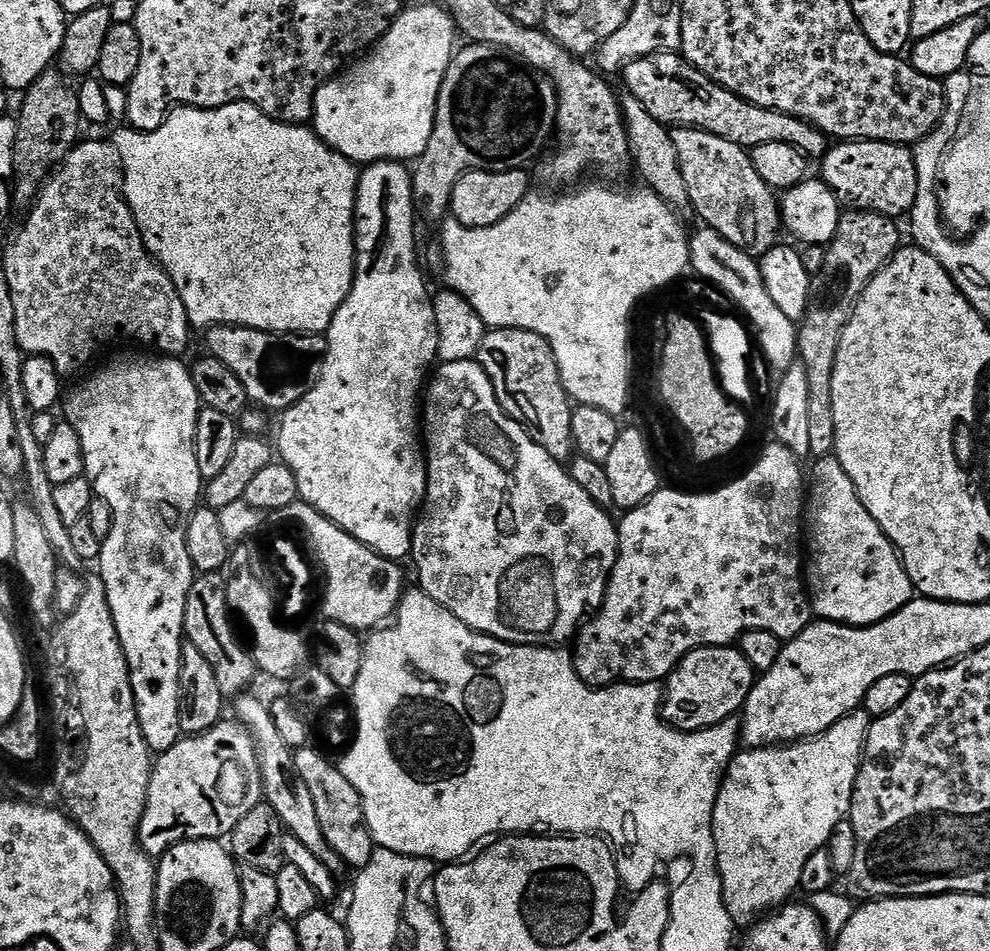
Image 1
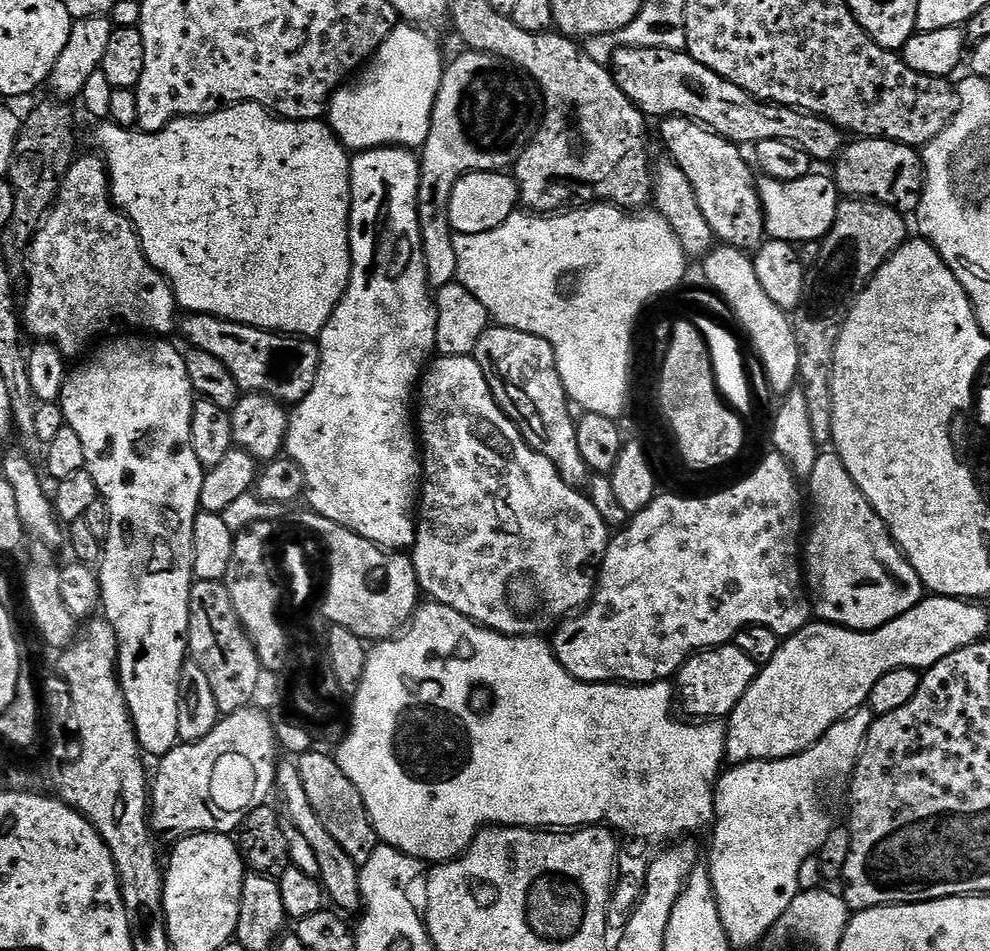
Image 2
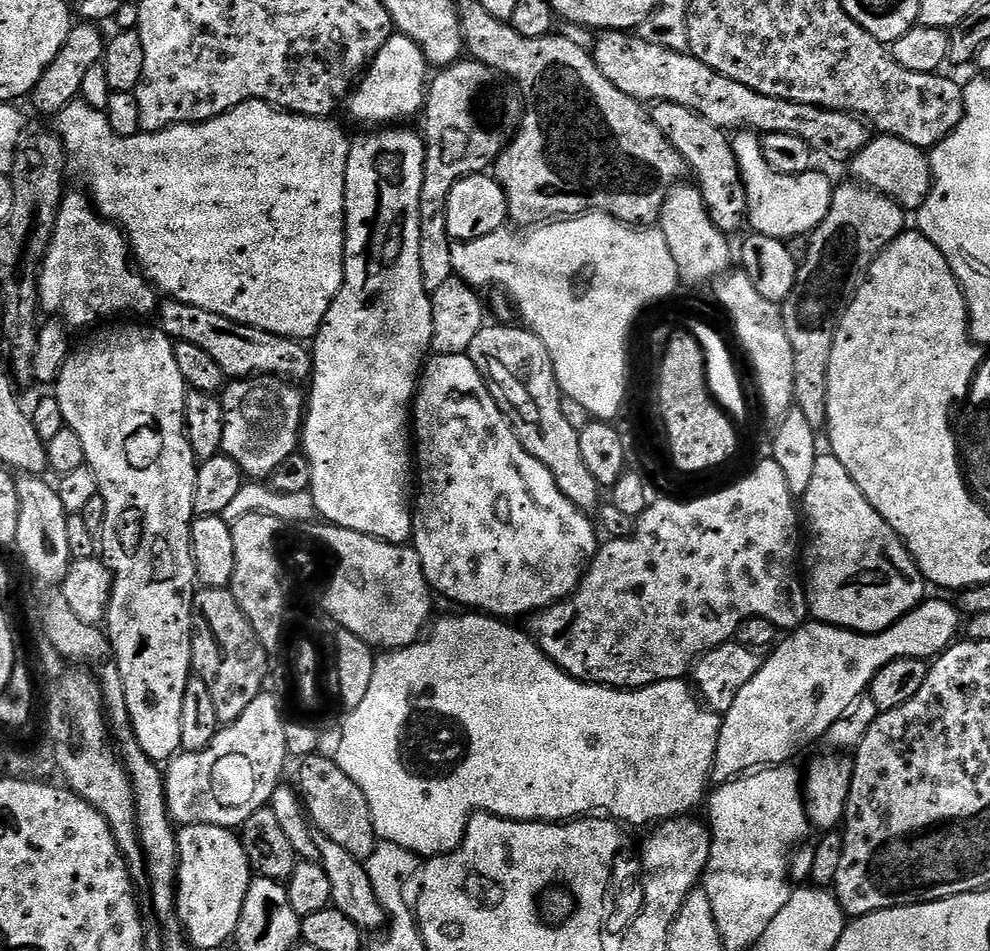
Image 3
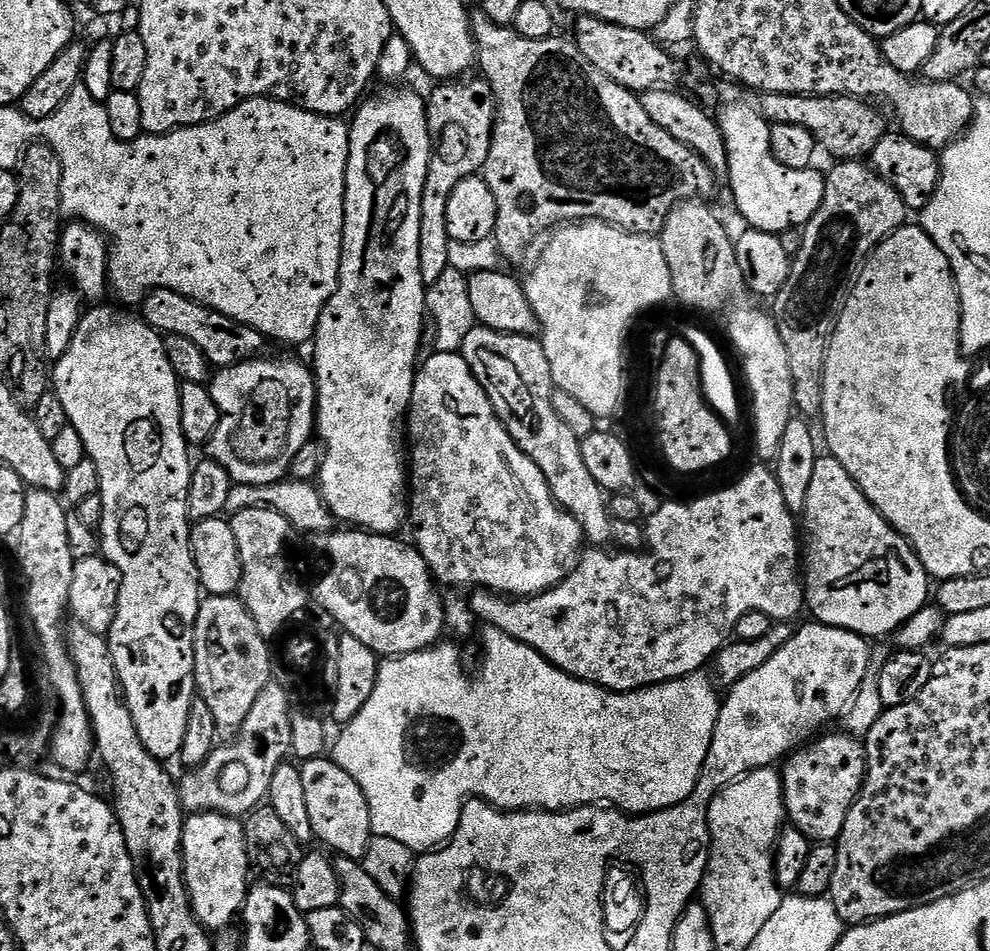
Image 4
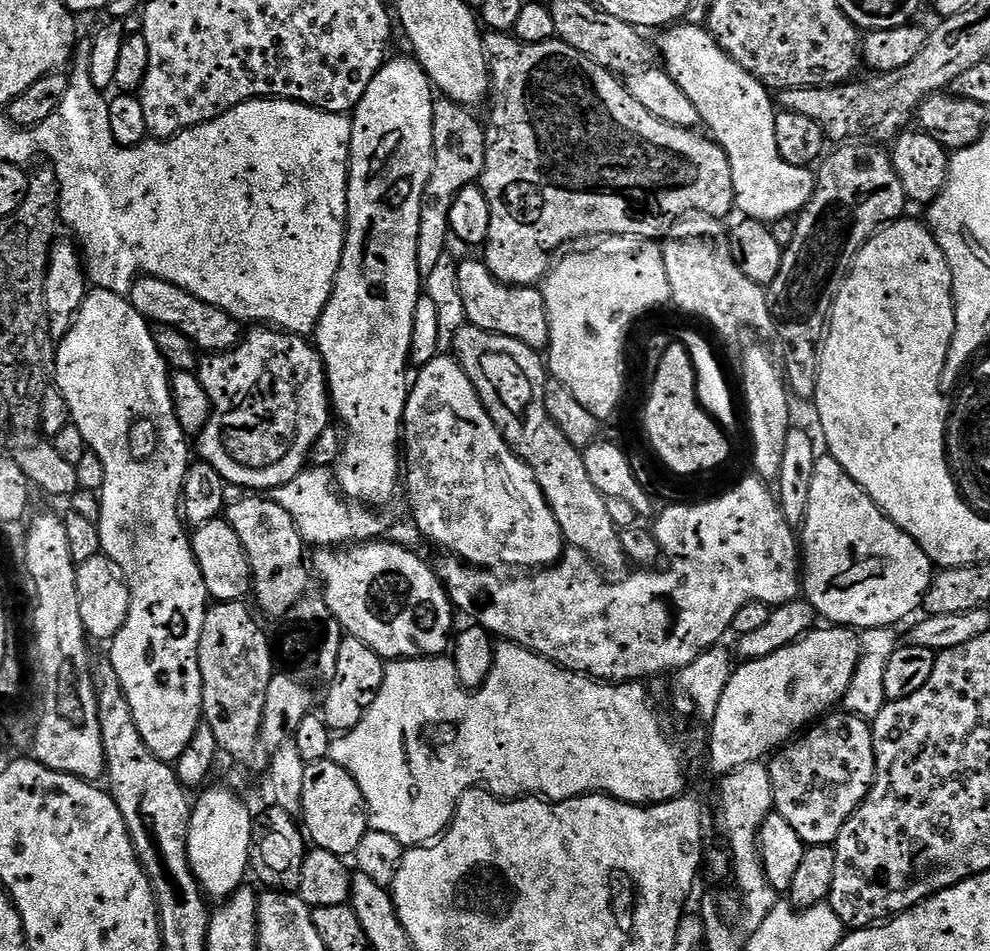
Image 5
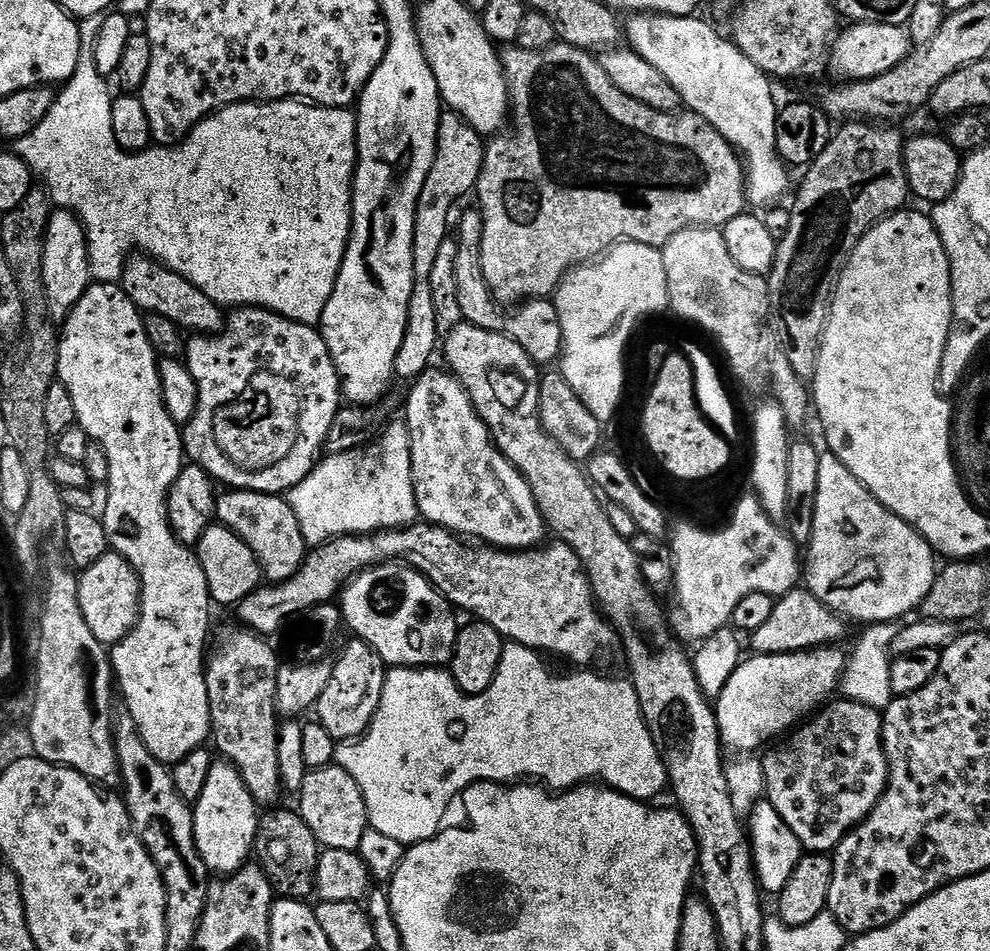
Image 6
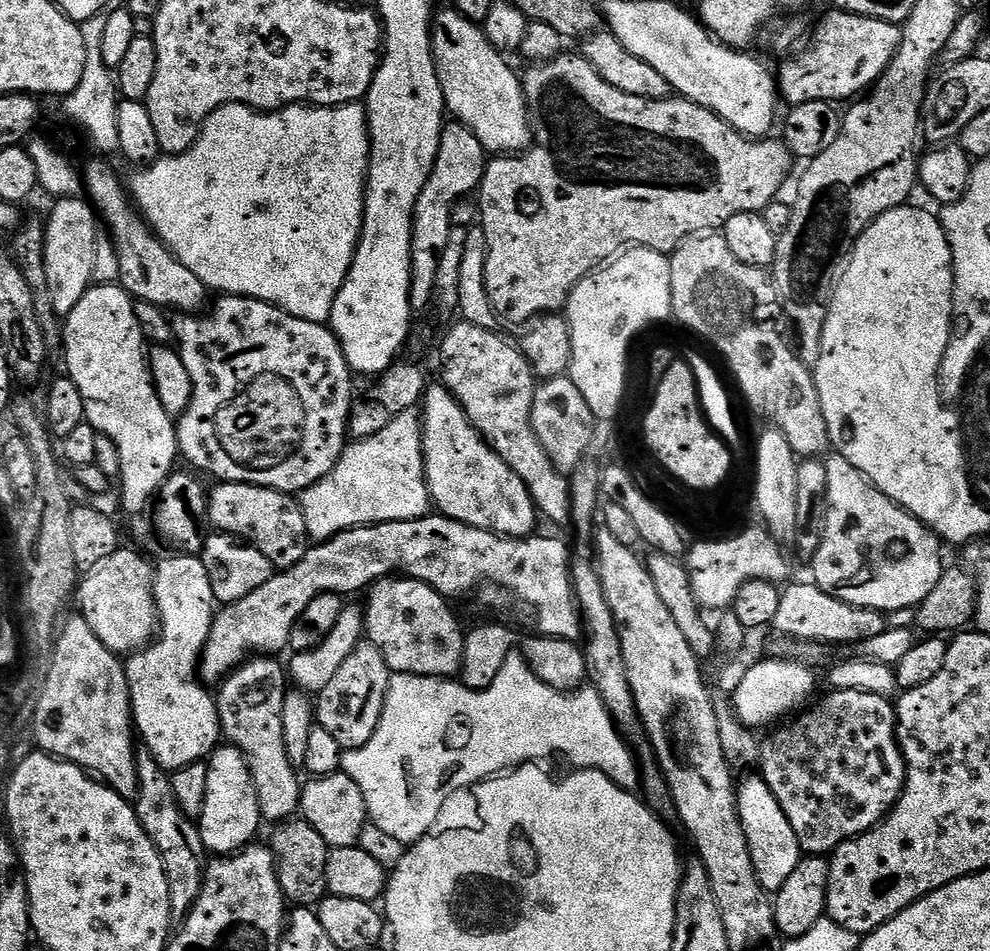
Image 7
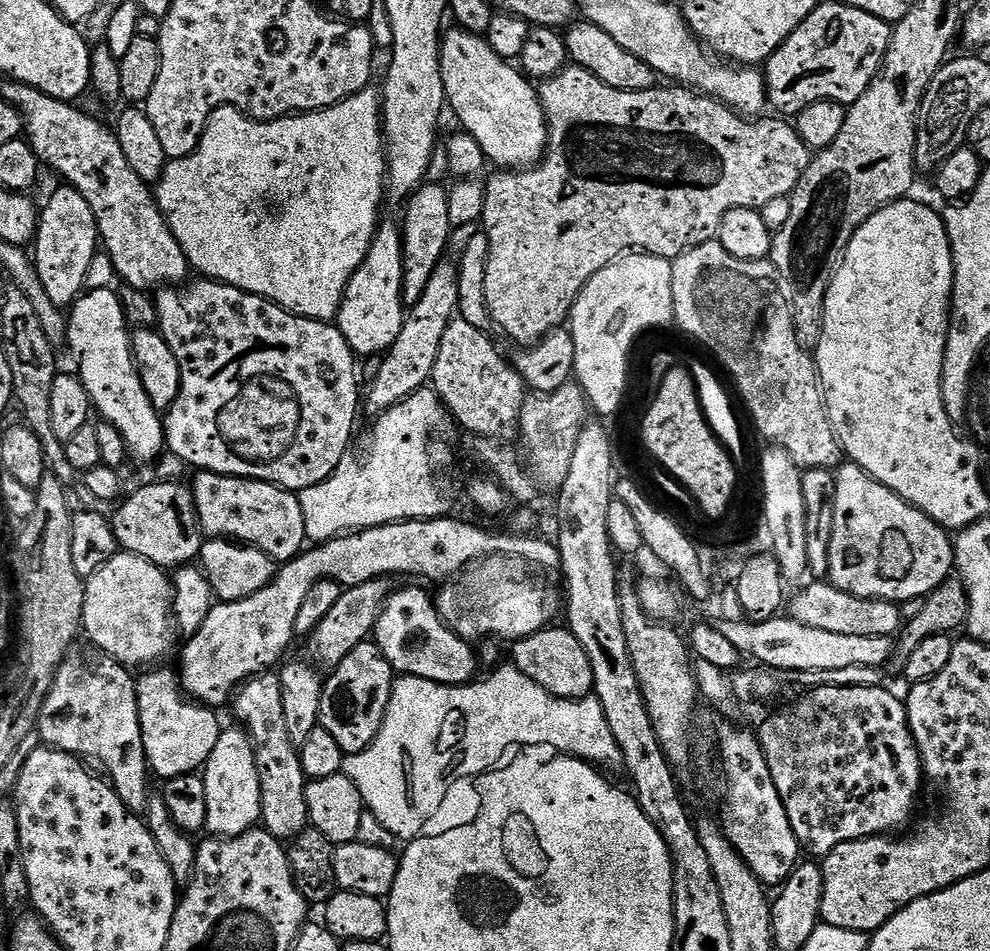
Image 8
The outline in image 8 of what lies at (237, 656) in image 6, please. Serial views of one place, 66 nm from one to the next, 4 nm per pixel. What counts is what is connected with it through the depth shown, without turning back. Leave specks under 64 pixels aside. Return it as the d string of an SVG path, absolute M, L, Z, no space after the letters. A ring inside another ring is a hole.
M275 671L261 672L241 684L230 708L236 711L241 725L252 737L260 775L260 818L264 831L281 842L291 842L309 827L306 790L308 780L302 770L300 750L286 730L286 714L282 711L282 682Z

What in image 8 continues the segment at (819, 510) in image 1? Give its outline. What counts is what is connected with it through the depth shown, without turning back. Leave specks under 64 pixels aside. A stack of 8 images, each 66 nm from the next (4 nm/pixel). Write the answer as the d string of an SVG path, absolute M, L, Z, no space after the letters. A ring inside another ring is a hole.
M844 462L835 469L836 493L834 494L834 528L828 546L827 583L846 594L875 600L919 601L929 596L954 572L954 540L941 524L935 524L912 504L907 504L882 482L851 462Z

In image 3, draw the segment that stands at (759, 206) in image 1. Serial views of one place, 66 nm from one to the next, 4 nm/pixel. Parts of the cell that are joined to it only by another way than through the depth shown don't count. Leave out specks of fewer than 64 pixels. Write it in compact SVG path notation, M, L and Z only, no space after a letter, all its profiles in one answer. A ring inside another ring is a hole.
M662 100L653 103L650 115L654 126L662 130L662 134L682 154L685 165L696 177L695 183L700 189L702 198L708 207L710 218L714 226L725 234L733 234L746 220L748 199L744 190L744 183L740 181L740 171L736 155L732 149L729 133L725 129L714 126L714 122L706 122L704 116L698 115L686 106L678 106L678 102Z

